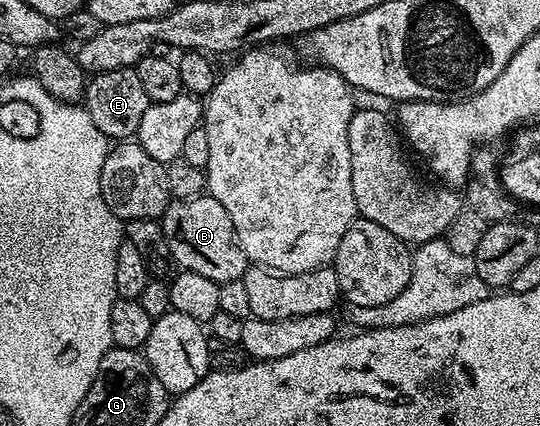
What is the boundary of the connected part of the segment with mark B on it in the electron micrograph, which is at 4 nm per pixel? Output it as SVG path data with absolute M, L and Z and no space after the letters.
M210 194L195 196L191 200L172 199L163 211L161 223L165 242L169 242L169 250L182 271L213 278L213 282L220 285L243 279L249 267L248 258L239 249L239 240L225 206Z

